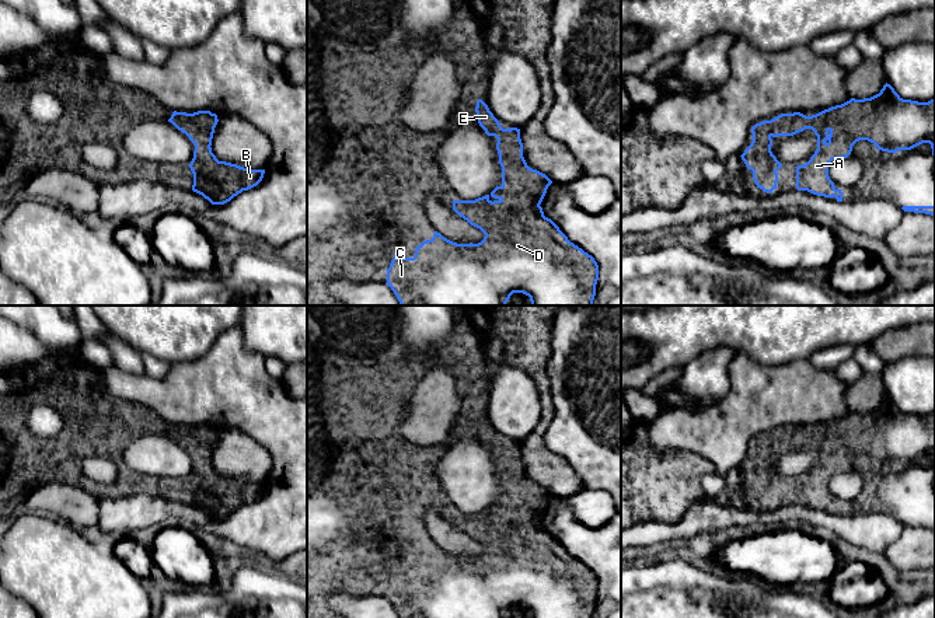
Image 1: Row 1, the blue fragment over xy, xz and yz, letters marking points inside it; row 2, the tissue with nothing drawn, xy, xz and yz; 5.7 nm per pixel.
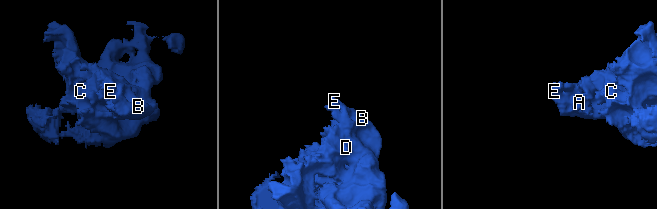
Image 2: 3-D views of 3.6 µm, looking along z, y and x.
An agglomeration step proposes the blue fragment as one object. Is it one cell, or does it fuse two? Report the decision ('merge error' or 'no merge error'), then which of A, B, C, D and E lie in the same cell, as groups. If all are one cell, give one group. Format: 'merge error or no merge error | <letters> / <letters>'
no merge error | A B C D E

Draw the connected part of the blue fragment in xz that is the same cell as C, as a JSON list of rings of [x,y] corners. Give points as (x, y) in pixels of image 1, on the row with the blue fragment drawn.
[[[482,99],[475,112],[485,133],[498,139],[502,185],[475,200],[453,200],[453,210],[479,228],[484,240],[457,244],[435,231],[432,240],[416,247],[414,258],[394,254],[385,284],[401,305],[506,305],[513,293],[528,296],[531,305],[593,305],[597,262],[571,242],[540,206],[552,181],[527,165],[520,129],[503,129]]]

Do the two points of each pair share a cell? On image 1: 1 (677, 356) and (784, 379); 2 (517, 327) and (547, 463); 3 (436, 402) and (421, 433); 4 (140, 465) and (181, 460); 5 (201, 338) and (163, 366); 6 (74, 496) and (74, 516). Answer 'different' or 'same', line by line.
1: different
2: same
3: same
4: same
5: different
6: same

